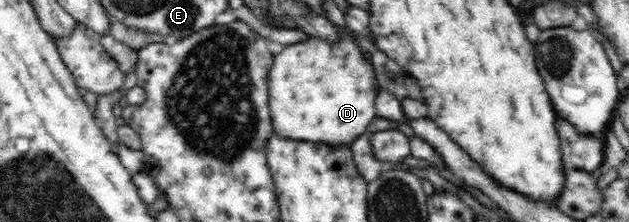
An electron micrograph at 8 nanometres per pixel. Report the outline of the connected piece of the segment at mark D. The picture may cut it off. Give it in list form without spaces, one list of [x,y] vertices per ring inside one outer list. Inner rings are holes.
[[[337,29],[339,31],[339,41],[329,42],[329,40],[321,39],[319,37],[309,37],[309,41],[305,41],[305,43],[293,43],[293,45],[287,45],[279,55],[274,56],[274,63],[271,66],[268,75],[268,92],[269,92],[269,111],[271,113],[271,125],[272,131],[277,132],[279,135],[303,135],[303,140],[307,140],[307,142],[323,142],[327,144],[347,144],[357,139],[362,133],[367,132],[367,127],[369,127],[369,123],[376,117],[375,111],[375,99],[377,95],[379,95],[379,81],[377,81],[377,77],[375,77],[375,69],[373,69],[373,65],[371,63],[361,63],[361,61],[369,61],[367,57],[365,57],[365,53],[357,47],[357,39],[359,39],[359,35],[355,30],[349,31],[349,29]]]

